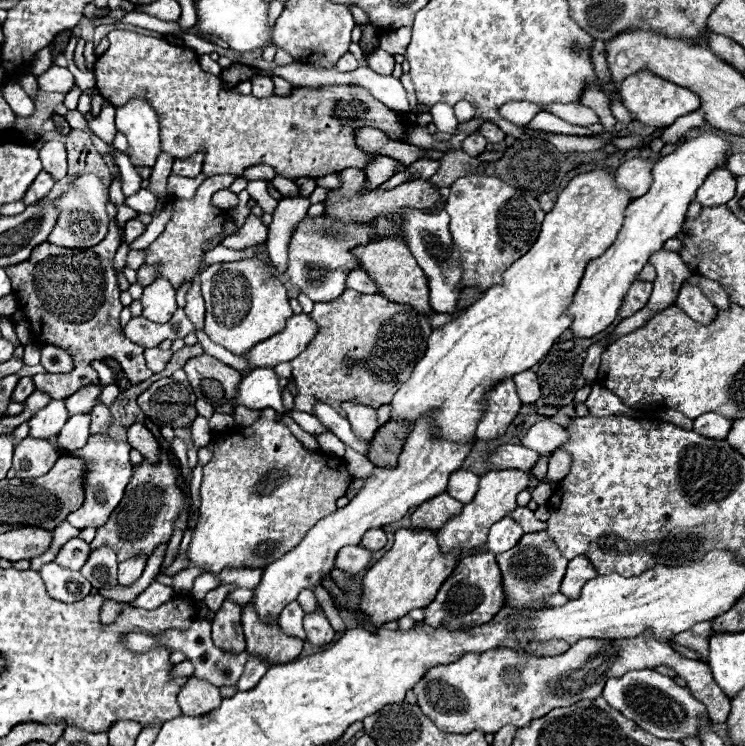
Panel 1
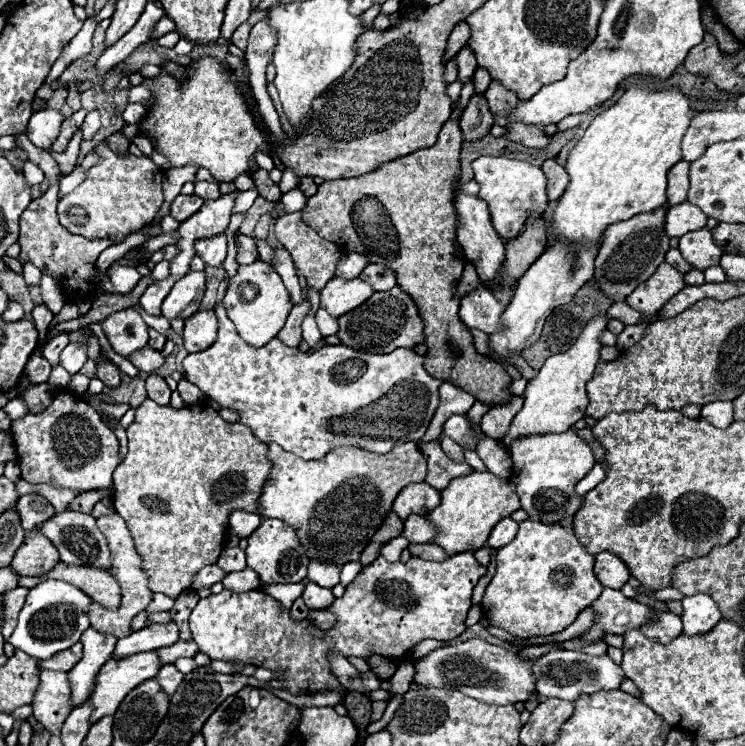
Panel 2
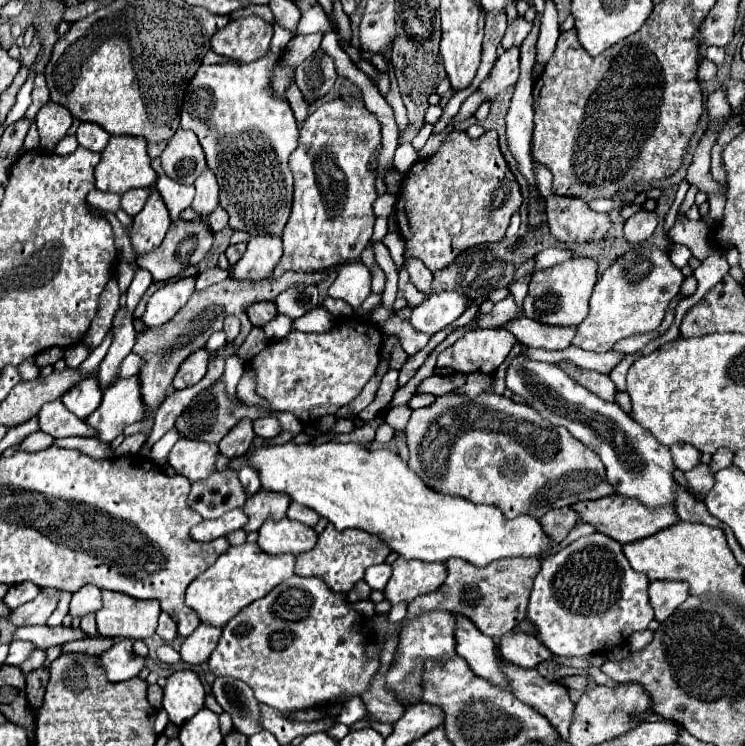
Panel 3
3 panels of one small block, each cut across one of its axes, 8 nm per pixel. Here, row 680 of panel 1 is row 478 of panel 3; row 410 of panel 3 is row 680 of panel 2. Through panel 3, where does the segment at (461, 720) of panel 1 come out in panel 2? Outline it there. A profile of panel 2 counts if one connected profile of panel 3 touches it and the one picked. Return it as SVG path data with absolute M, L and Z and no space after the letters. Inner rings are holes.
M472 638L454 646L444 646L444 648L436 648L432 652L428 652L426 656L422 656L420 660L414 662L416 674L414 674L414 682L418 686L436 686L436 688L452 688L458 692L464 692L466 696L472 696L474 700L480 700L484 704L516 704L516 702L528 702L534 696L538 696L536 692L536 676L532 672L532 662L530 658L520 658L520 652L514 650L506 650L502 646L494 646L488 644L484 640Z

